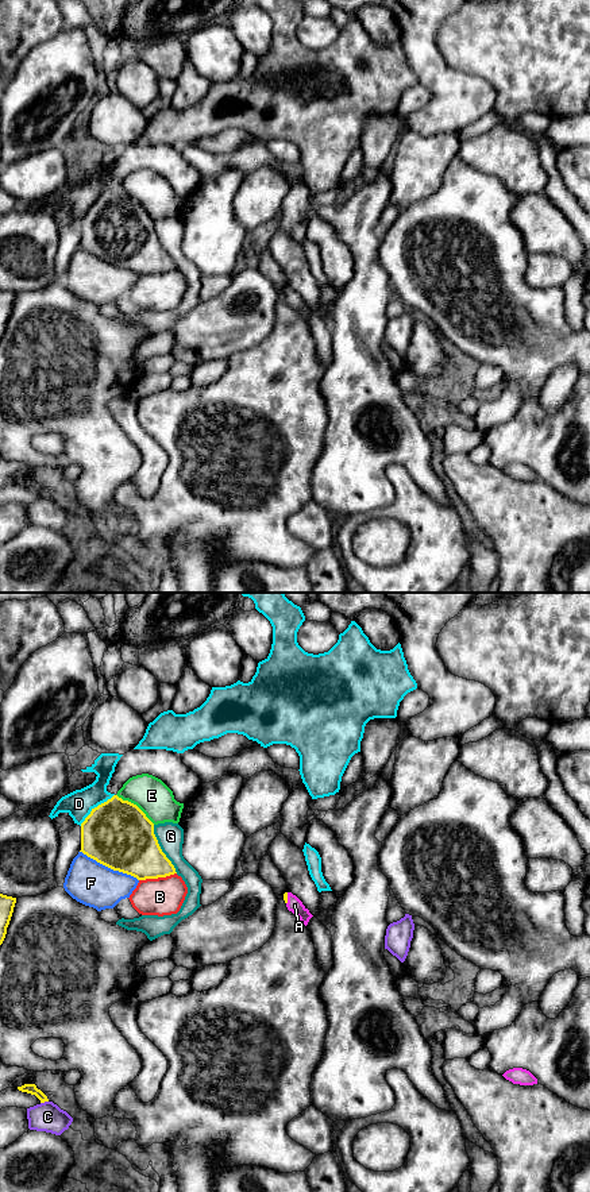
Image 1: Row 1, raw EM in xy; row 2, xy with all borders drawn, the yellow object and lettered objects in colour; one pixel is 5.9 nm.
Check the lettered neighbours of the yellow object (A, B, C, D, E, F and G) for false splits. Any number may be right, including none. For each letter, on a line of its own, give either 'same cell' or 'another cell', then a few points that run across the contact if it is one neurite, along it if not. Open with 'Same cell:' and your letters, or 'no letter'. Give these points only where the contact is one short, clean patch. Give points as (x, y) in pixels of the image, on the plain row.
Same cell: A
A: same cell; line xy (285, 290), (286, 293), (294, 300)
B: another cell
C: another cell
D: another cell
E: another cell
F: another cell
G: another cell

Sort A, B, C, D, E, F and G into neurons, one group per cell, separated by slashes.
A / B / C / D / E / F / G

